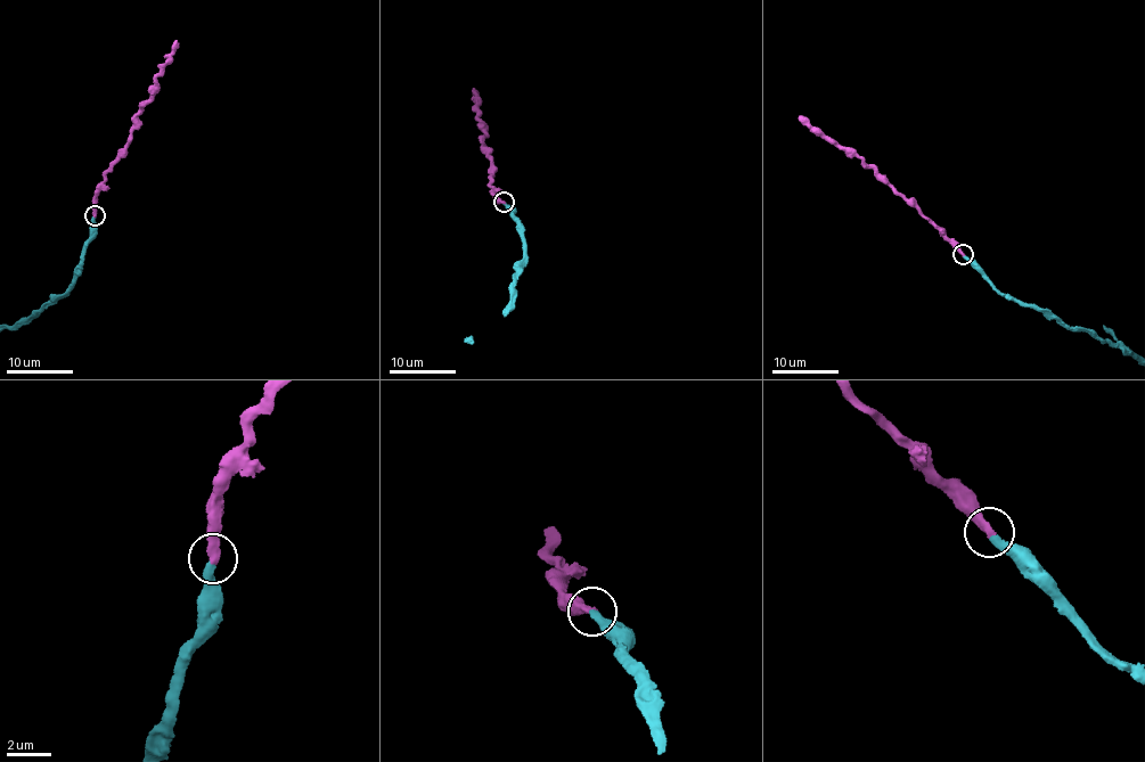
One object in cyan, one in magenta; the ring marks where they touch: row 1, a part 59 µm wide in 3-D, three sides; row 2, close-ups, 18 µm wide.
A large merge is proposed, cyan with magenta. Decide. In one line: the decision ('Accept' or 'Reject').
Accept

